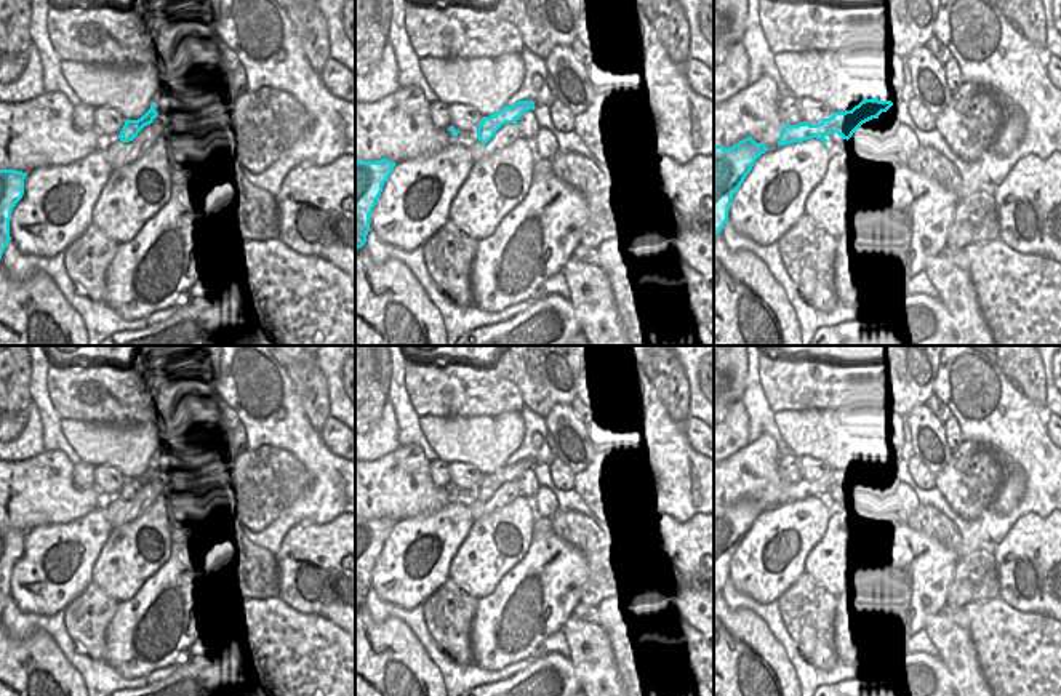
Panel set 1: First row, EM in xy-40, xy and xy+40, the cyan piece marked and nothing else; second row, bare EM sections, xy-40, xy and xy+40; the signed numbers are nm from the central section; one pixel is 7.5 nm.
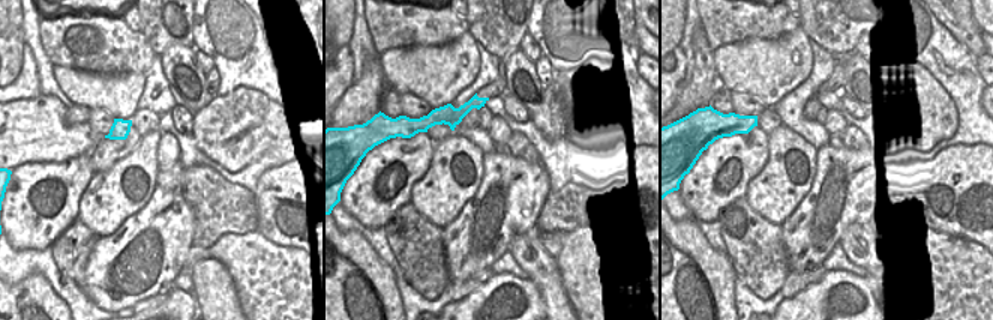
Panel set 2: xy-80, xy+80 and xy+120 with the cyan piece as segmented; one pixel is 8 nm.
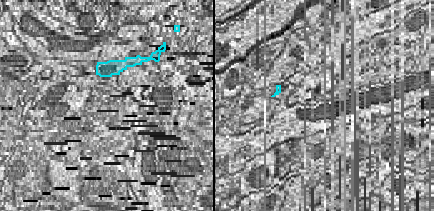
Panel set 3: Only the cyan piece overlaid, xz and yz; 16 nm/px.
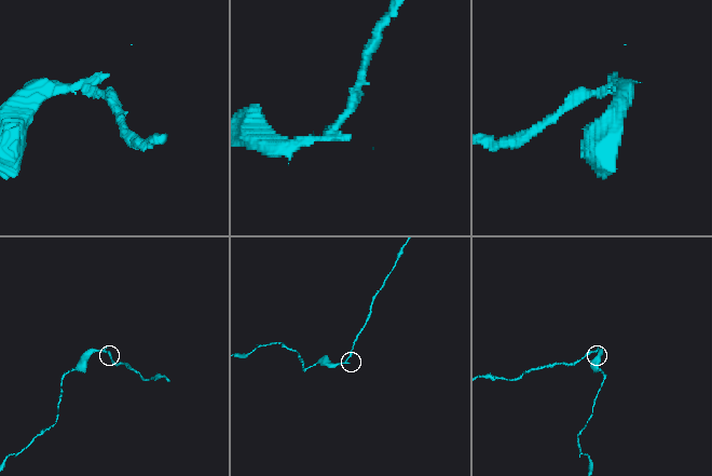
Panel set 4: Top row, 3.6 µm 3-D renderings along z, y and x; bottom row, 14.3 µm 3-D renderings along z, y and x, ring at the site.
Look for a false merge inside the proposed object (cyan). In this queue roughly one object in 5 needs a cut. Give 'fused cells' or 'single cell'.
fused cells

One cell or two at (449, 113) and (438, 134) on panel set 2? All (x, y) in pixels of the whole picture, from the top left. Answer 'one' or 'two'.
one

